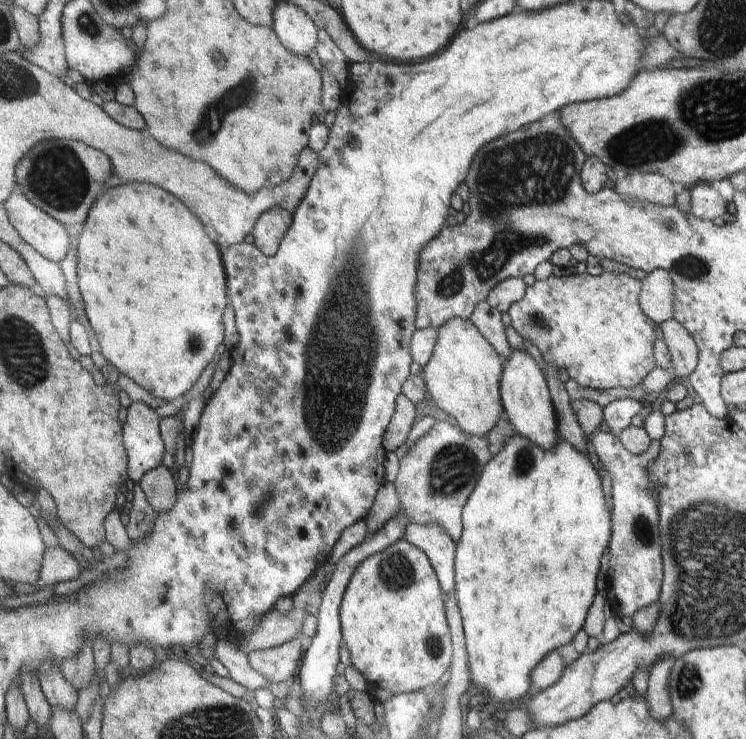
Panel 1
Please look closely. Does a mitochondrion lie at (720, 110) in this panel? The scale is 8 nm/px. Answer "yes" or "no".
yes

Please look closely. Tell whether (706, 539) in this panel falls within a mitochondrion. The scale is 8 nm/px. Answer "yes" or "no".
yes

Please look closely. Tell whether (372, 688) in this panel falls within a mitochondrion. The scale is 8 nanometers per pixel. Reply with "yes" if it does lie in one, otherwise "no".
no

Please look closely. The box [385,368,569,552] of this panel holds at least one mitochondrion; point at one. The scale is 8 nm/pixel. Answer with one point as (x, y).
(455, 465)

